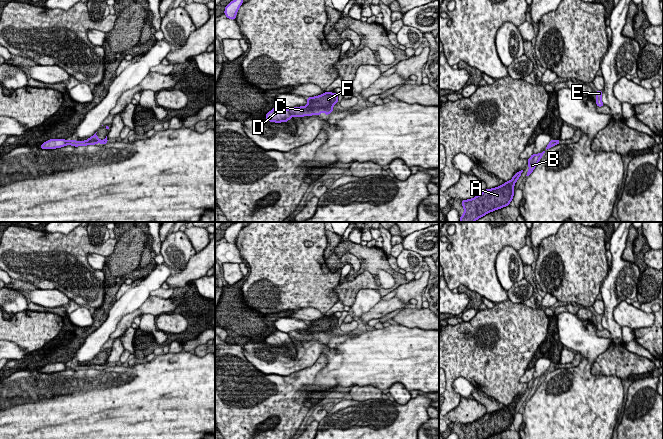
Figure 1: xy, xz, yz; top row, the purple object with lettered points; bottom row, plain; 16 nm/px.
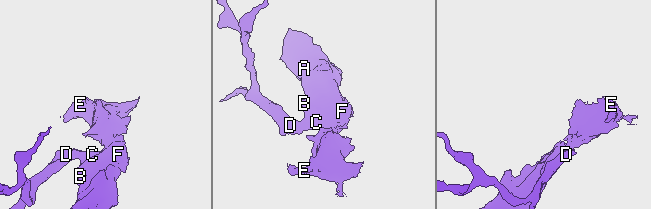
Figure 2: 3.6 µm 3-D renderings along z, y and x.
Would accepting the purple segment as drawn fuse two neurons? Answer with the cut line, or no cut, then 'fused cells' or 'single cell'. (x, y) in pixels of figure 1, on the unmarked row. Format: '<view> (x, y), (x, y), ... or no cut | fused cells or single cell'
xz (287, 333), (292, 339) | fused cells

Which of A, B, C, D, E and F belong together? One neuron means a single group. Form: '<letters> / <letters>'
A B C E F / D

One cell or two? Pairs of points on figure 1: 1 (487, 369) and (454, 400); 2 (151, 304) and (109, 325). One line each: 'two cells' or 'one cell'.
1: one cell
2: two cells

